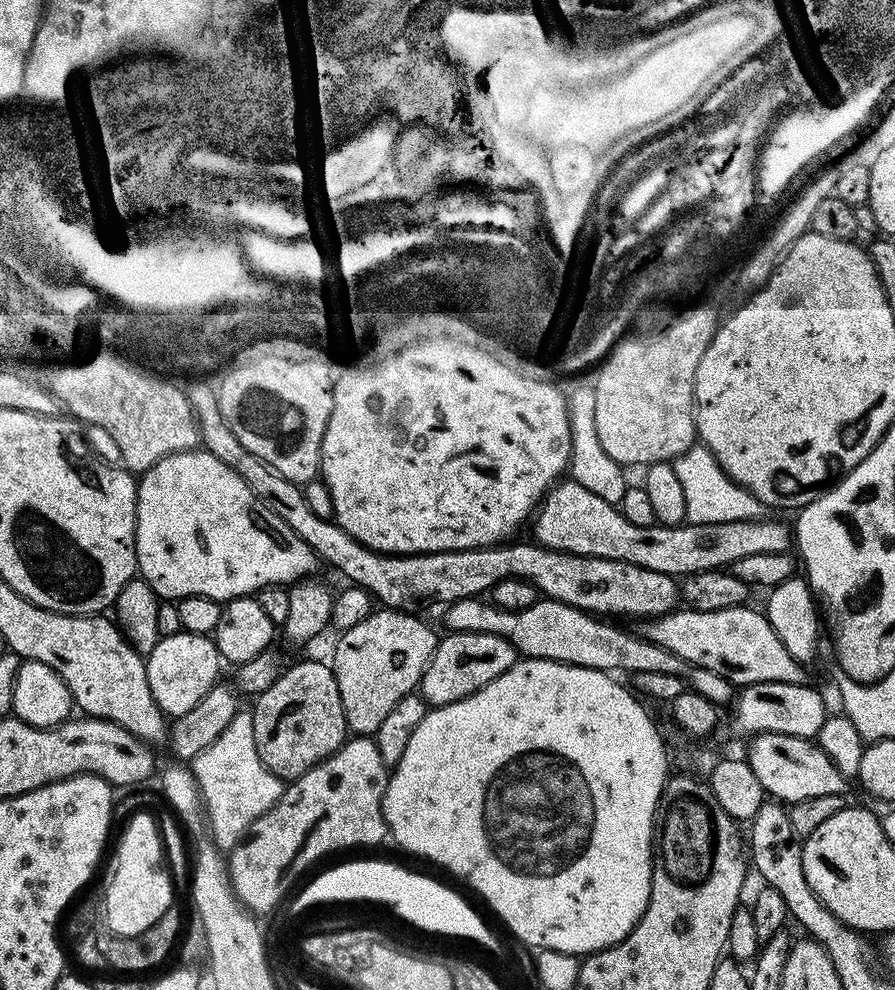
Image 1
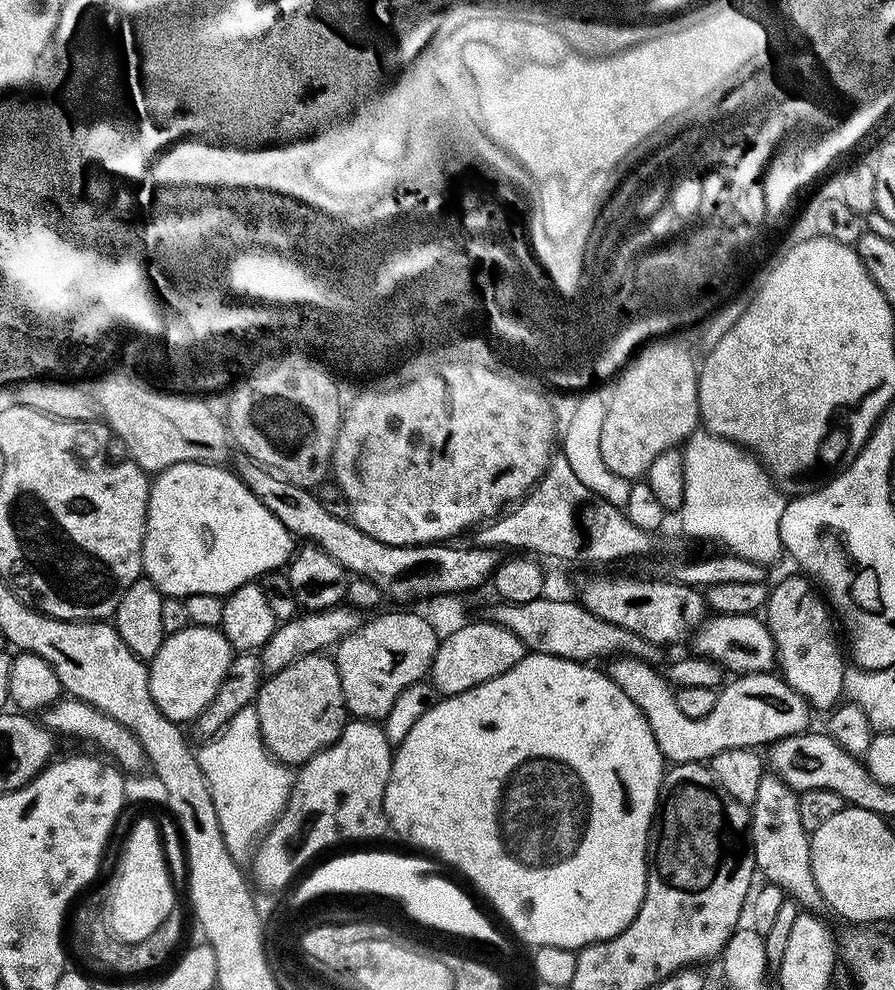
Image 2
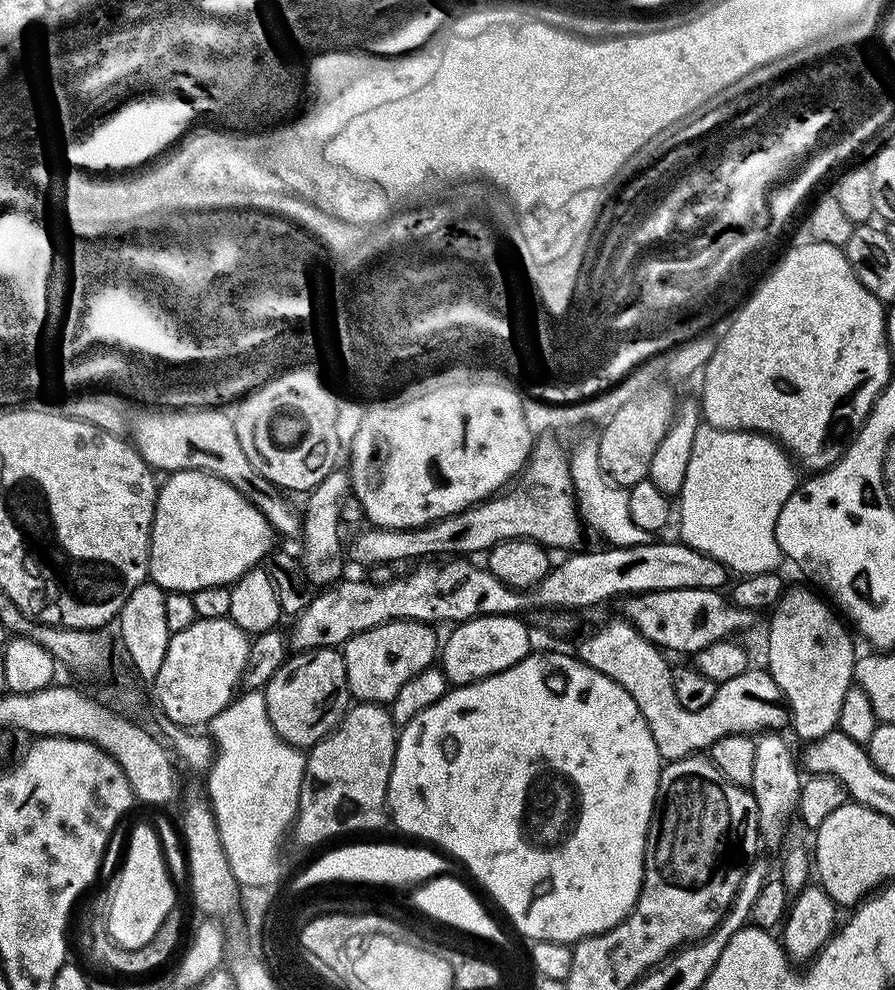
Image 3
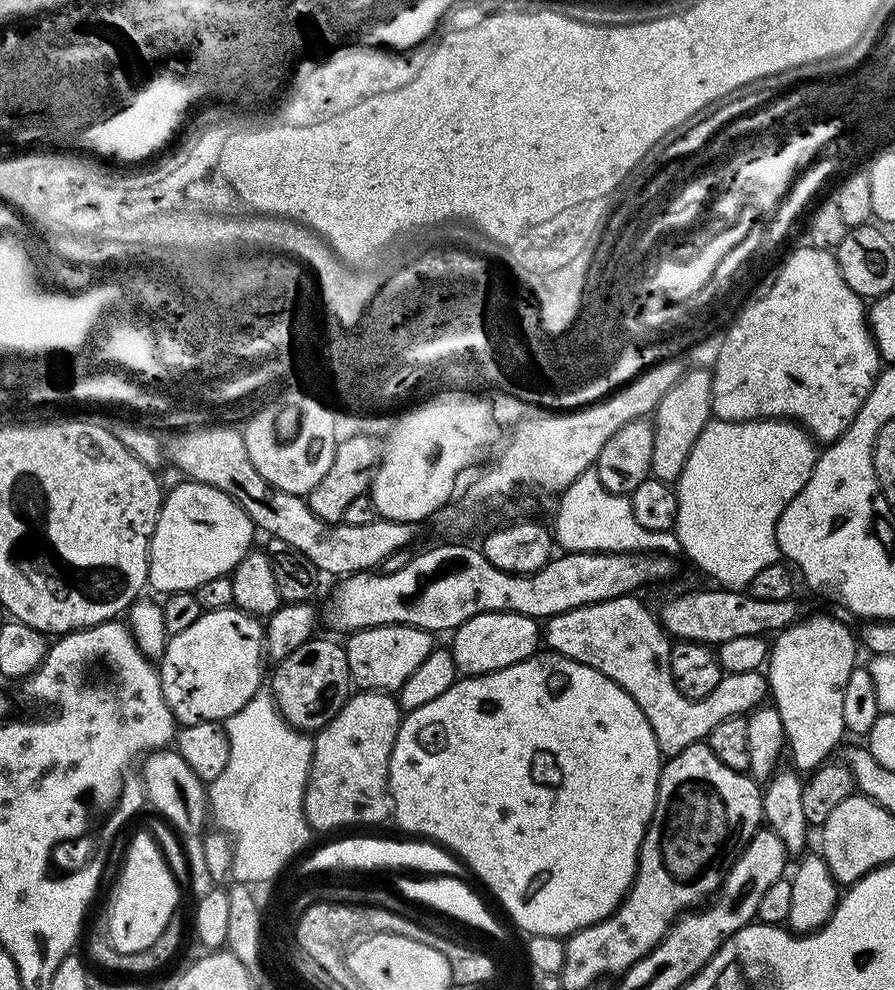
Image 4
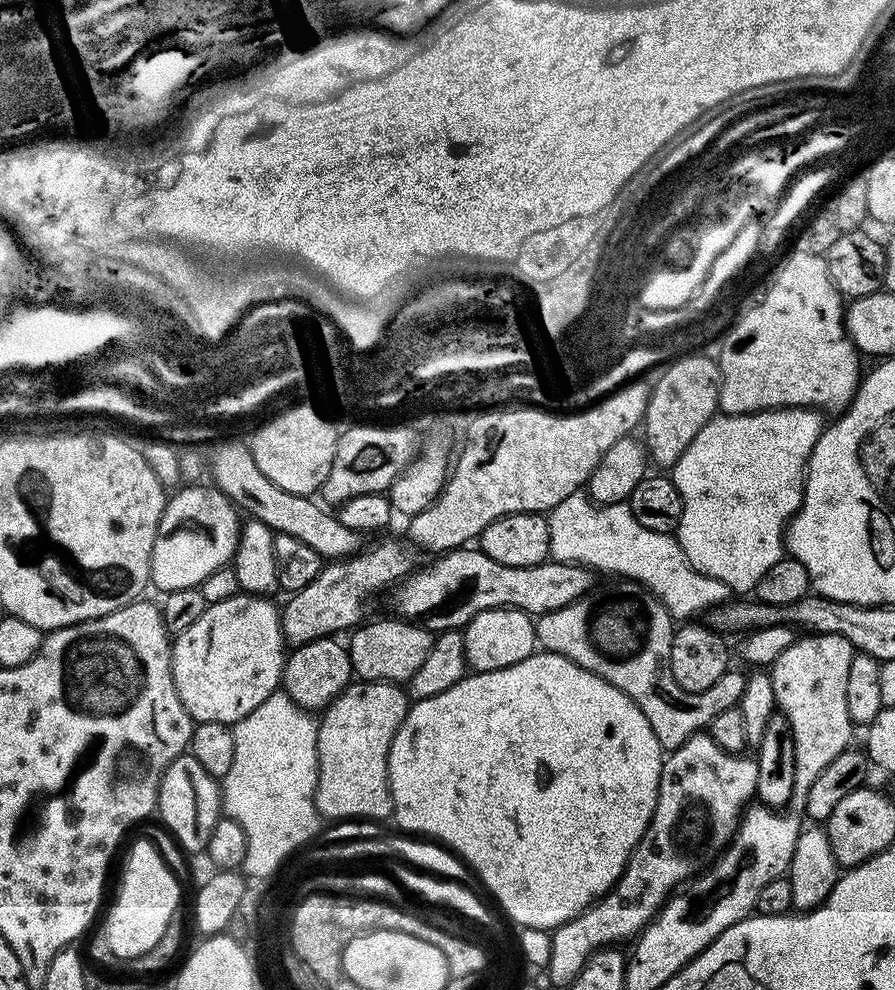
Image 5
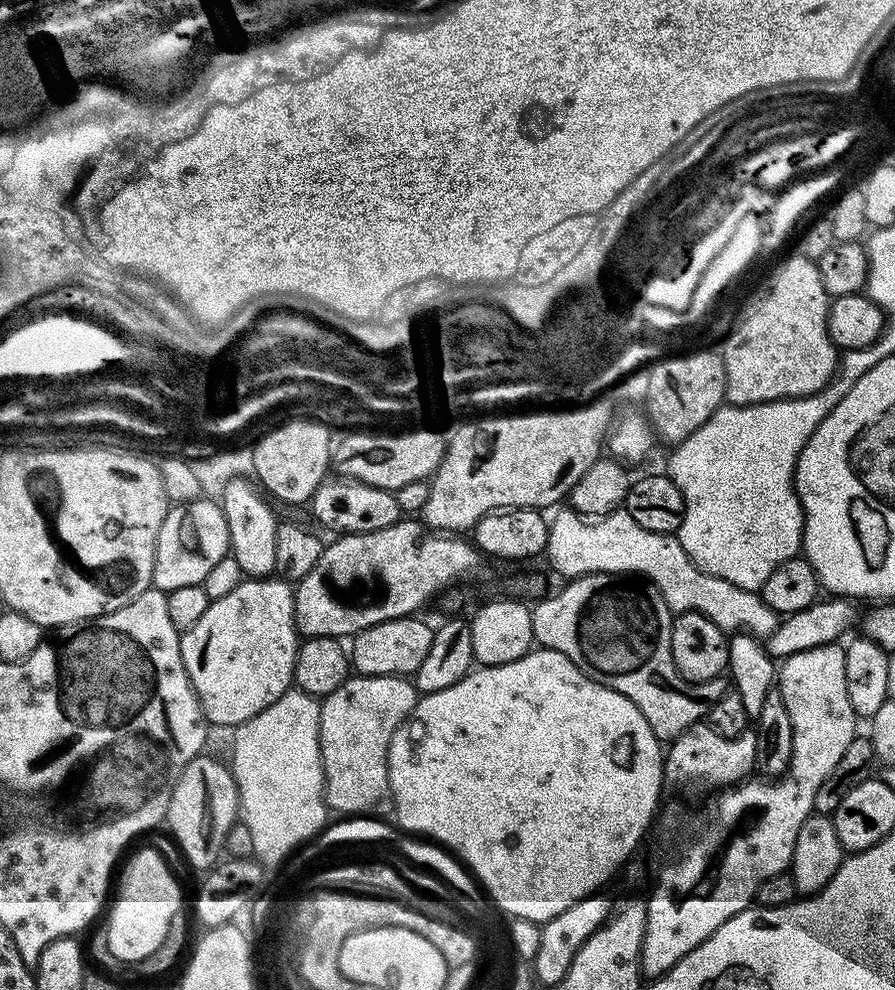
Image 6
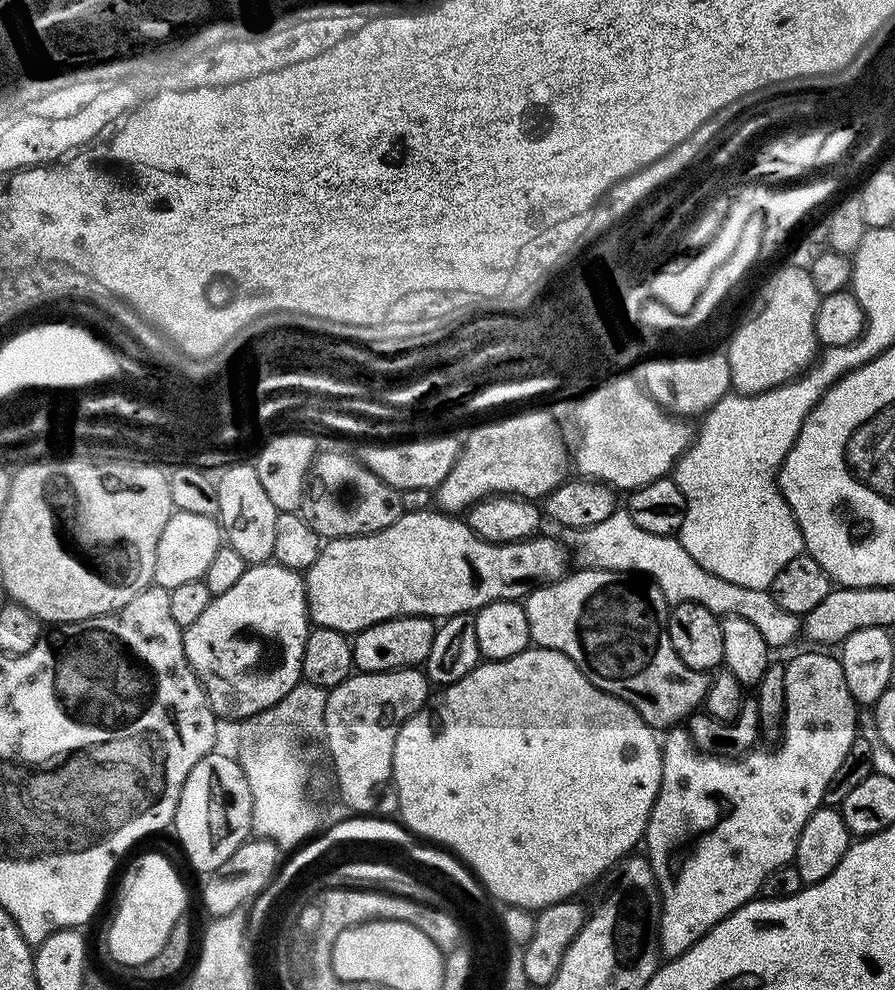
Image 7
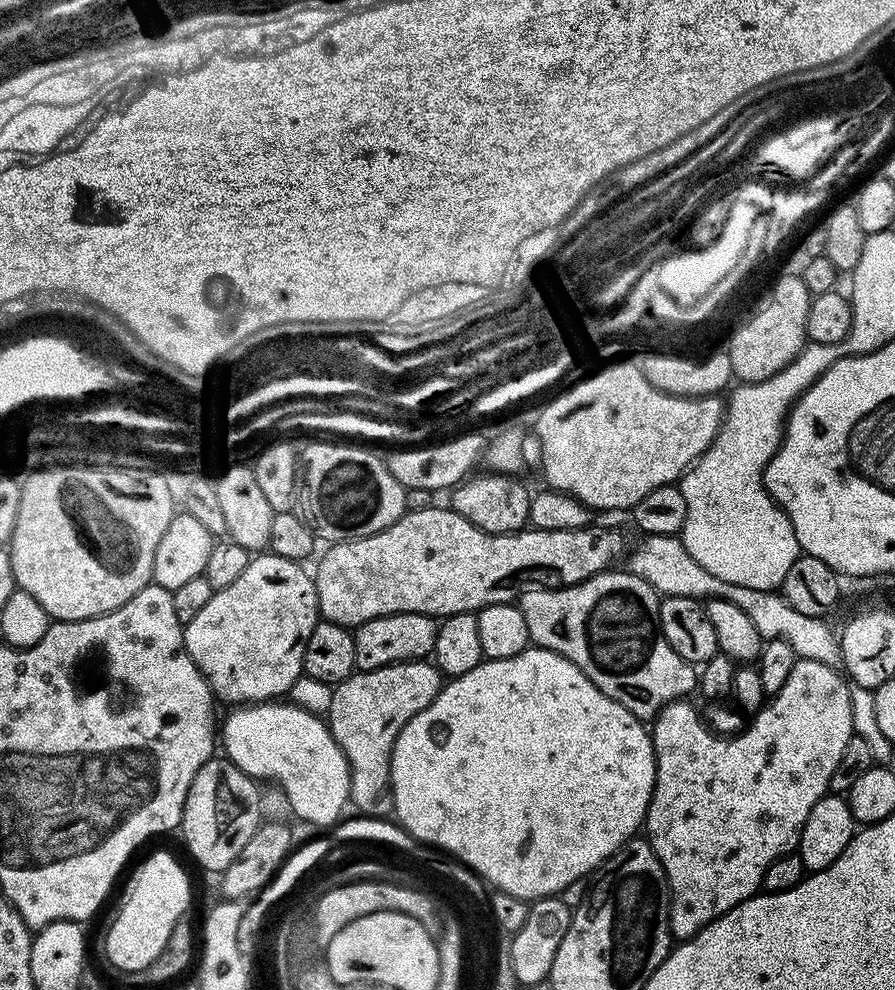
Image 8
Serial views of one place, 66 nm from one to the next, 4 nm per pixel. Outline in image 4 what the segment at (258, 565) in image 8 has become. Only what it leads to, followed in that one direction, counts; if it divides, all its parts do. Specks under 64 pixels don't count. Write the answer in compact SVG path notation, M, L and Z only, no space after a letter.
M235 606L223 608L222 610L214 610L213 612L204 612L198 618L198 622L194 622L194 626L189 626L187 630L182 630L182 634L174 634L167 637L167 644L164 648L163 655L158 660L158 671L160 674L160 689L166 698L166 706L172 711L172 717L175 718L177 725L189 725L202 723L204 721L225 722L236 713L242 710L244 706L252 698L256 692L261 691L263 682L266 680L266 672L264 676L264 664L266 665L266 653L264 650L264 624L257 617L249 616L247 612Z

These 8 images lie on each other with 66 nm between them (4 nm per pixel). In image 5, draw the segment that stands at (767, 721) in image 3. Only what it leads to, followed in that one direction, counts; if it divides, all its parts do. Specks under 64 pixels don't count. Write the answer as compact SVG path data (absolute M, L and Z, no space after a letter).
M612 582L609 588L593 587L585 596L579 596L574 602L562 606L553 612L536 620L536 642L543 651L553 652L565 656L570 662L590 670L598 678L610 682L622 694L629 696L646 714L646 722L654 730L654 738L658 738L661 749L671 750L682 746L691 736L705 731L713 718L723 711L739 705L744 693L745 673L730 670L710 686L710 690L701 692L687 692L674 682L674 674L668 665L668 646L670 643L670 629L673 627L673 616L664 609L663 602L649 592L643 584L635 582Z

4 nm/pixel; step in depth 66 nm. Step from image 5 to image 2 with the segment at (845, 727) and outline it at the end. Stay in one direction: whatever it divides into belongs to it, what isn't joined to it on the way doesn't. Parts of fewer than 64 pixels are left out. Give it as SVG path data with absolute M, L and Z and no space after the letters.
M795 575L771 585L766 605L766 623L776 647L778 672L813 709L831 710L844 696L846 661L836 641L837 625L825 597L817 591L813 581Z

